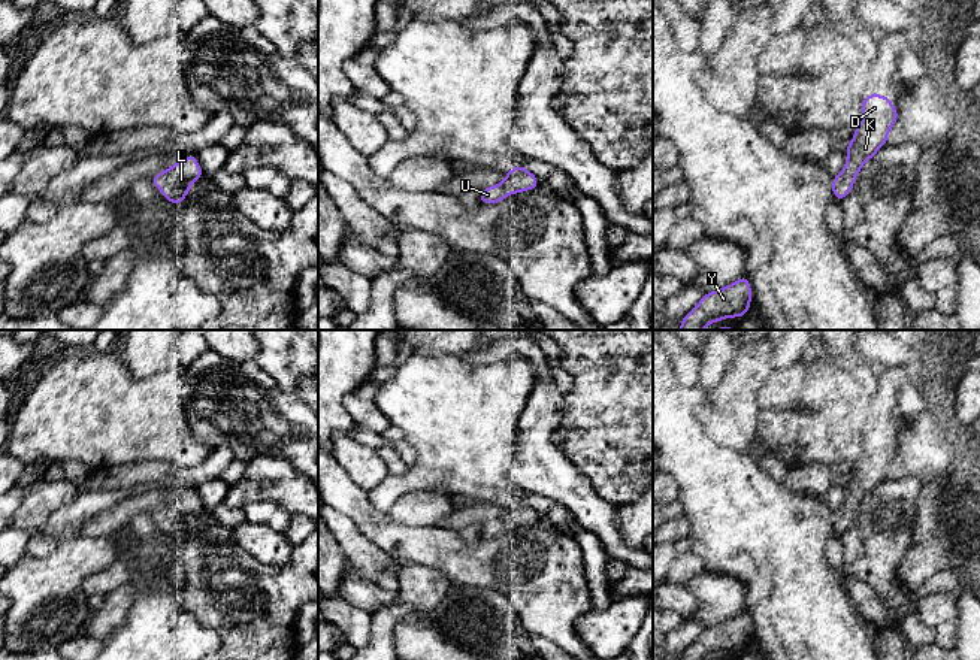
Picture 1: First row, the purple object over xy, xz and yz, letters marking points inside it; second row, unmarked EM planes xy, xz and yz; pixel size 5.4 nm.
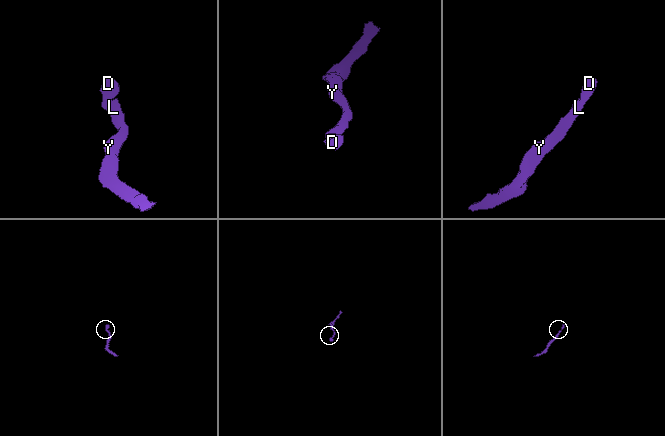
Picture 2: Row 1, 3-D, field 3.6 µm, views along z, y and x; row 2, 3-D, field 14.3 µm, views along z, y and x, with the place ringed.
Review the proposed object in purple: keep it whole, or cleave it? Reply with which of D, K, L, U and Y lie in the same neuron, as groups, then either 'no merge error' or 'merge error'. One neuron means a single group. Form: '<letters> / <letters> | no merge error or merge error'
D K L U Y | no merge error

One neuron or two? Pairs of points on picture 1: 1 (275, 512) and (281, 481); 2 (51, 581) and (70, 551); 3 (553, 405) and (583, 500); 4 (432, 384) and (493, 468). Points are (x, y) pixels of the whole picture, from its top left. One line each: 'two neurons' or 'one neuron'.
1: two neurons
2: one neuron
3: one neuron
4: one neuron

